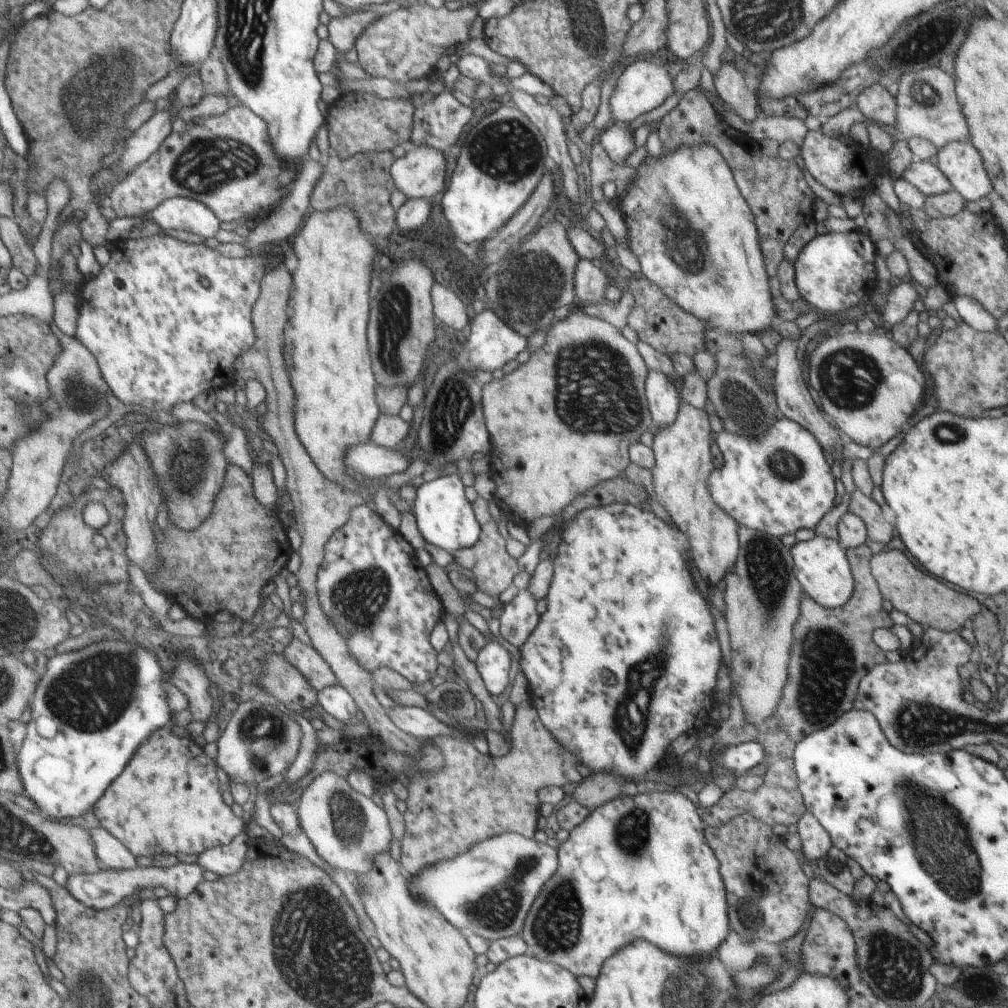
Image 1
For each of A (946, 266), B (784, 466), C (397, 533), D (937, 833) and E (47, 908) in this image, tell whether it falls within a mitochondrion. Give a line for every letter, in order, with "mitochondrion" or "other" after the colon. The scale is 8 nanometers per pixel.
A: other
B: mitochondrion
C: other
D: mitochondrion
E: other

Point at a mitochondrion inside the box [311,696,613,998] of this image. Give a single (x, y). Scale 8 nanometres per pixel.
(555, 929)

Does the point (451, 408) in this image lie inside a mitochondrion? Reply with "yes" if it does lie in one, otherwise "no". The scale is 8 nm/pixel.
yes

